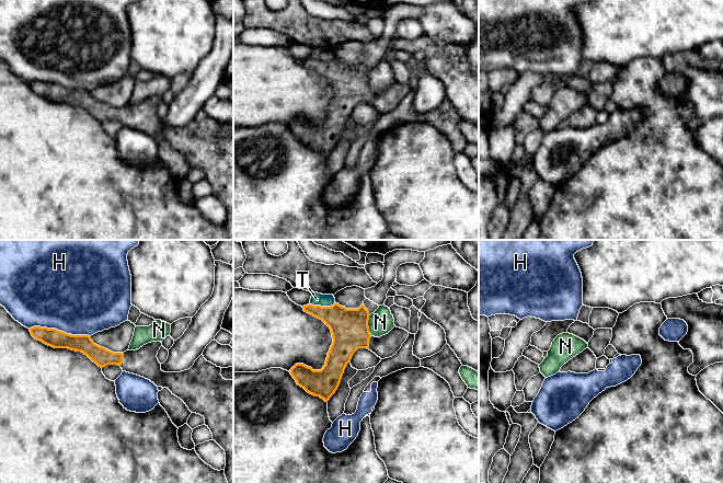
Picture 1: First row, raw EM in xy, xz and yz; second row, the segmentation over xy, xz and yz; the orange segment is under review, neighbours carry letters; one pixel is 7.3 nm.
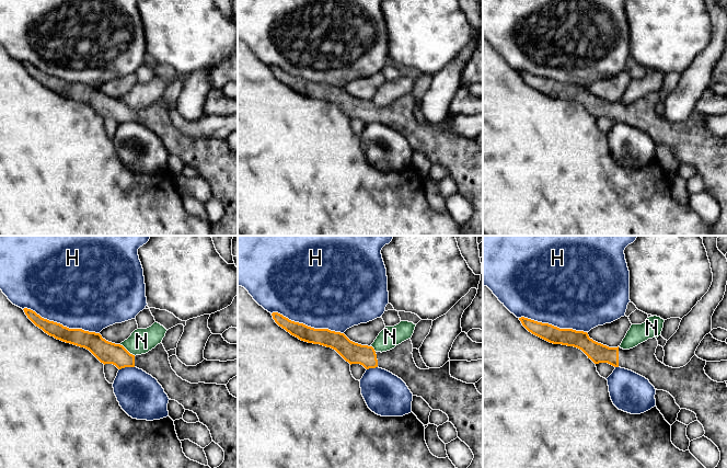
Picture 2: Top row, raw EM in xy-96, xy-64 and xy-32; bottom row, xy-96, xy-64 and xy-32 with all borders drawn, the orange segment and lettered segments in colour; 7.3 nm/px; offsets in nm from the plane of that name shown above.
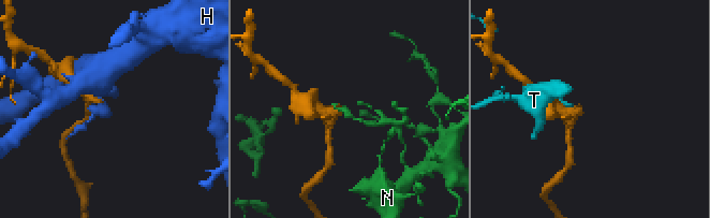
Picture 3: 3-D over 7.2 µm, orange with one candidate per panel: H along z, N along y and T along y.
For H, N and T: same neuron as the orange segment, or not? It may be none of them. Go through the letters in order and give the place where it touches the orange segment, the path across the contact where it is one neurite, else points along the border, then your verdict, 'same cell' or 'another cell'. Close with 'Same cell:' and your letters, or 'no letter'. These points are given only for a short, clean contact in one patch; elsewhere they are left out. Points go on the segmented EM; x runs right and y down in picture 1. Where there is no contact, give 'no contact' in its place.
H: meets orange in xy at (60, 331); another cell
N: meets orange in xz at (367, 325); another cell
T: meets orange in xz at (322, 307); another cell
Same cell: no letter

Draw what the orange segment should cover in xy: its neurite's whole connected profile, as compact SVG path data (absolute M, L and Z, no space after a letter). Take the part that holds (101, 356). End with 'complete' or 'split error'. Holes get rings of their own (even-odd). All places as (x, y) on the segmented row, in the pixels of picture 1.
M34 326L30 329L32 336L54 348L68 348L87 355L99 367L118 365L123 371L144 377L157 387L168 388L172 394L180 398L192 413L202 415L205 425L215 440L226 453L225 475L228 483L233 483L233 380L226 380L220 375L221 368L207 361L200 355L194 365L181 372L164 372L161 370L157 355L162 346L161 342L151 342L139 349L113 353L93 343L89 335L71 335L56 329Z; split error

